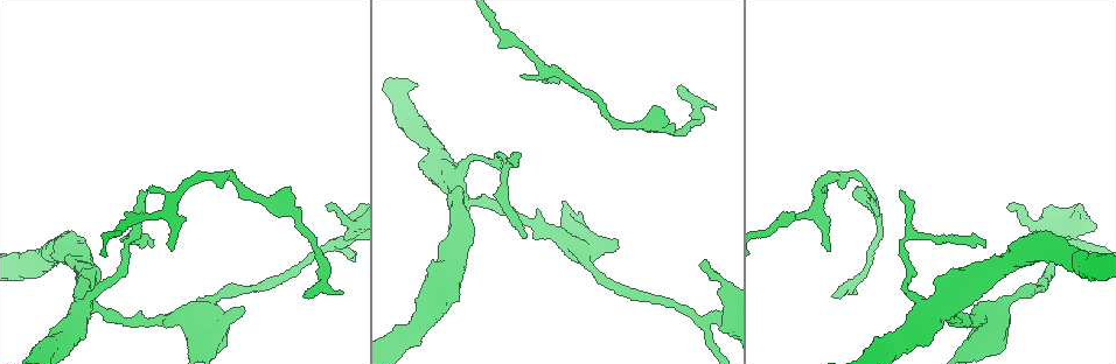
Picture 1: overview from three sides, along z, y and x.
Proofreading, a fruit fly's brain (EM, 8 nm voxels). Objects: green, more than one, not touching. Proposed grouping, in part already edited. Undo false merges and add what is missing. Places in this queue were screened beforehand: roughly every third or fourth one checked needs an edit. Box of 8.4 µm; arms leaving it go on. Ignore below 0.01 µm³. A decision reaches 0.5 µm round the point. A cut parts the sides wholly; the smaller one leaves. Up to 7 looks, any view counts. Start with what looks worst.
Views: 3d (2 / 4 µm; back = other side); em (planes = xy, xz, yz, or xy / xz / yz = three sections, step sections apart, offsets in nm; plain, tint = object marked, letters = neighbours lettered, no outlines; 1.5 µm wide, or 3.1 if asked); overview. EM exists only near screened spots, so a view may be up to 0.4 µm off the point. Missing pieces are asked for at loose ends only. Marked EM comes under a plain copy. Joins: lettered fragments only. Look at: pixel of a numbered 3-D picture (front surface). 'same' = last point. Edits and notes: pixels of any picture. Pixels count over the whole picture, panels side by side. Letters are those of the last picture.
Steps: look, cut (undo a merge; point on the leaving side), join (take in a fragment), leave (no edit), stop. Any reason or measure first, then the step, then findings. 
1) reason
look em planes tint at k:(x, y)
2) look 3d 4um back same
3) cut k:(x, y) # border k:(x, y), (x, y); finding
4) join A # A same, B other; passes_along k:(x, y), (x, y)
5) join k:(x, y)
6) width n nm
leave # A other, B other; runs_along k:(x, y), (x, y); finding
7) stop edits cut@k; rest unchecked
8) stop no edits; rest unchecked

tapers out
look em planes letters at 1:(852, 291)

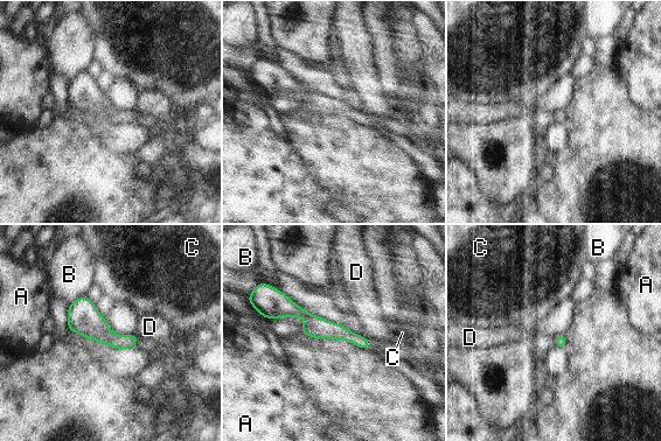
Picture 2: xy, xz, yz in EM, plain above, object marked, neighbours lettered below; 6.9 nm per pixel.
leave # A other, B other, C other, D other; border 2:(364, 336), (370, 349); no lettered fragment goes on from it

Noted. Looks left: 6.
free end
look 3d 4um at 1:(985, 247)

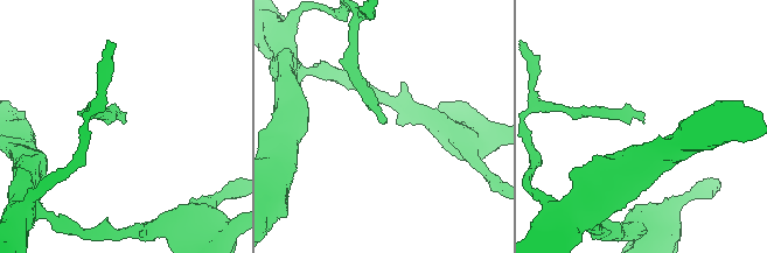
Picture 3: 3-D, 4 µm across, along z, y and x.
look em planes tint at 3:(386, 123)

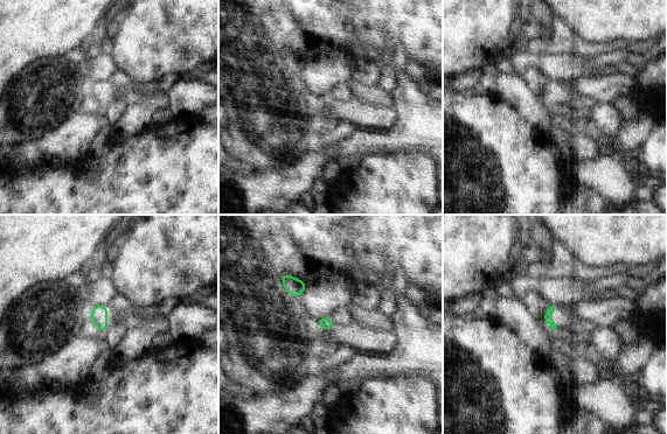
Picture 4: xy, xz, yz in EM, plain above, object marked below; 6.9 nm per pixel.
look em planes letters same

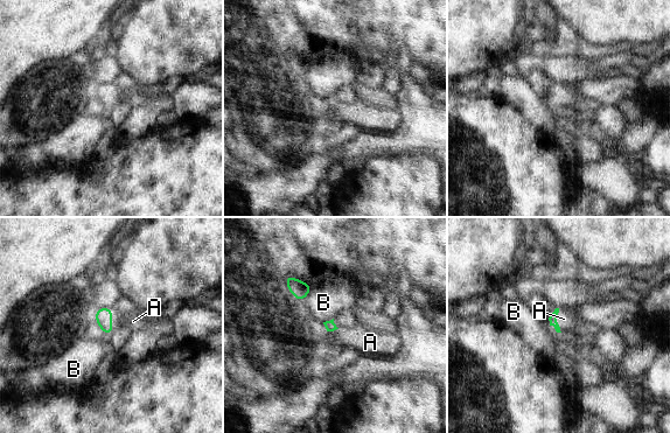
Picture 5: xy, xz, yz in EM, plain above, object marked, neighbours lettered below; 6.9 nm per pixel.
longest_contact A 170 nm
join 5:(564, 319) # A same, B other; passes_along 5:(552, 319), (556, 320), (564, 319); the neuron continues

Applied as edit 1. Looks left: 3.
tapers out
look em xz step 4 letters at 1:(143, 192)

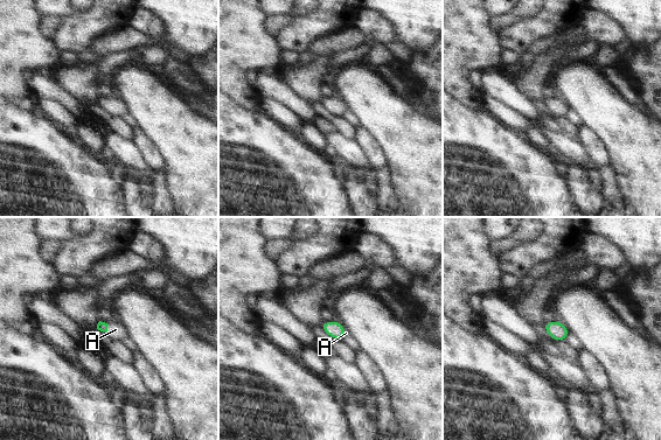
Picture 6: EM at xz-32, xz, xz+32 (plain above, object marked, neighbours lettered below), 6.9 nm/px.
join 6:(116, 329) # A same; passes_along 6:(102, 326), (106, 327), (116, 329); the neuron continues

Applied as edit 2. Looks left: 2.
stop edits join@5, join@6; rest unchecked

